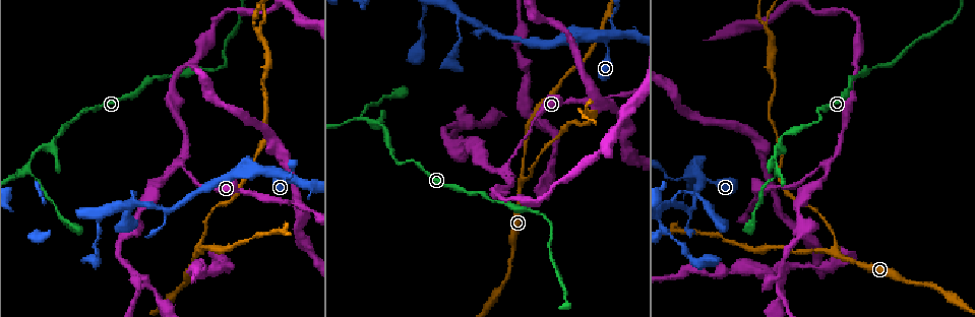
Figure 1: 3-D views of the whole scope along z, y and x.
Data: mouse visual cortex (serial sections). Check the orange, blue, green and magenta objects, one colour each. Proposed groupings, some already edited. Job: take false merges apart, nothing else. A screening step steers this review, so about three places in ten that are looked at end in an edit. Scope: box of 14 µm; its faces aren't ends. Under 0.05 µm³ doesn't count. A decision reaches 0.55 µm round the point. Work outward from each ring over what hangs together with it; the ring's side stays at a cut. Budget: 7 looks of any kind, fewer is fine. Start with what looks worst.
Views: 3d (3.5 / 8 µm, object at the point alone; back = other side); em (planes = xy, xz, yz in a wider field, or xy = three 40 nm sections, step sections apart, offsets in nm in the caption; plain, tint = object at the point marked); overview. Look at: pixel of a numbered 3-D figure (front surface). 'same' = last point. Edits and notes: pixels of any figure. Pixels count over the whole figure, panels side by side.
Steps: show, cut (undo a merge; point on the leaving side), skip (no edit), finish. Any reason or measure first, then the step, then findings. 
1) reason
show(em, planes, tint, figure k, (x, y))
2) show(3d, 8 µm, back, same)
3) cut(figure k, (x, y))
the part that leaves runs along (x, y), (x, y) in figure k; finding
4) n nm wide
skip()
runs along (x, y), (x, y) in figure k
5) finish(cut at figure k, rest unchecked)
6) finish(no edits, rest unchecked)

sharp bend
show(3d, 3.5 µm, back, figure 1, (821, 165))

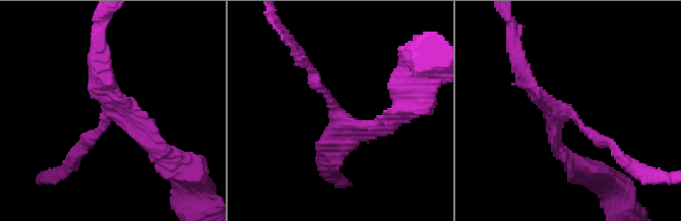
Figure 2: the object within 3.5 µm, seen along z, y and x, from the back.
shape alone is not enough
show(em, xy, step 2, tint, figure 2, (567, 112))

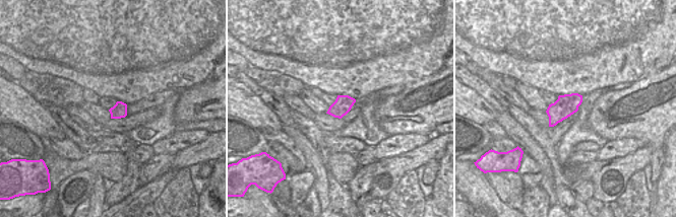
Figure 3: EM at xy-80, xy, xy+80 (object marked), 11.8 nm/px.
skip()
all the same cell

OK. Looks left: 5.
three arms meet
show(3d, 8 µm, back, figure 1, (522, 180))

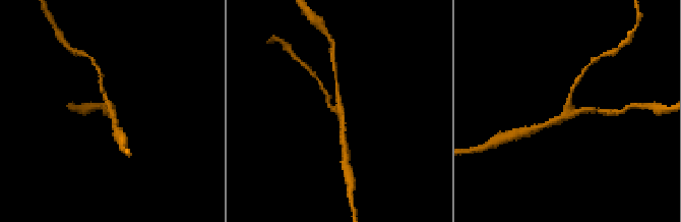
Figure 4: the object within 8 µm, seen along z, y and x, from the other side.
show(3d, 3.5 µm, figure 4, (338, 112))

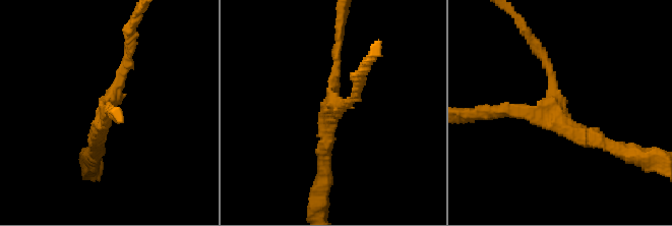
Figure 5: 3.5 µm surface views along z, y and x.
3 arms; arms of 150, 200, 200 nm
show(em, xy, step 3, tint, figure 5, (102, 116))

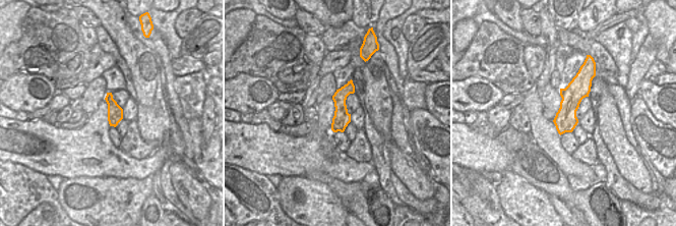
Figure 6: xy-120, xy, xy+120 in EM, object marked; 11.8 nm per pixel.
skip()
runs along (611, 146), (559, 117), (541, 55) in figure 5; all the same cell

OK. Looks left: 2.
small branch off a trunk
show(3d, 8 µm, figure 1, (280, 175))

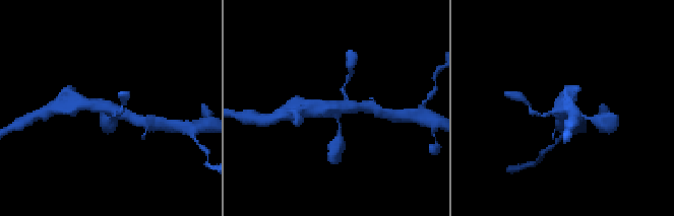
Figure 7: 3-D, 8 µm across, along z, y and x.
show(3d, 3.5 µm, back, figure 7, (336, 115))

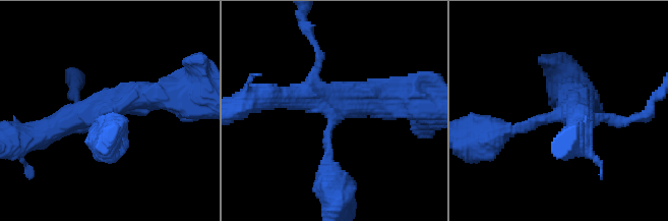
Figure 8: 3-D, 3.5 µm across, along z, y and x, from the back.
arms of 150, 200, 350, 400 nm
skip()
runs along (330, 173), (334, 103), (387, 103) in figure 8; one cell here

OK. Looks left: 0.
finish(no edits, rest unchecked)

